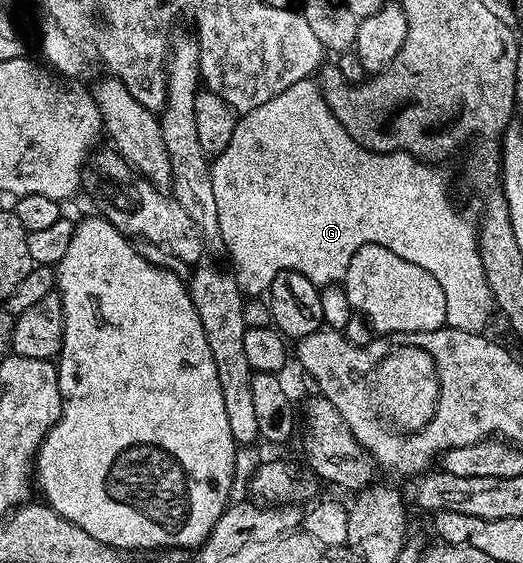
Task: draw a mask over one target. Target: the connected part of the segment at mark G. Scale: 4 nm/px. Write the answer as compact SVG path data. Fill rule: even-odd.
M313 78L296 81L296 85L288 85L288 89L284 89L284 93L272 97L256 109L245 112L235 122L234 132L226 148L218 155L213 156L210 164L212 194L216 197L216 217L218 218L218 228L222 234L220 243L221 246L224 245L230 250L230 259L234 262L232 271L238 280L238 288L242 290L243 296L258 295L261 291L263 294L281 271L300 273L304 277L308 277L308 281L315 283L319 289L327 285L337 284L344 279L345 269L352 260L352 255L365 243L375 242L376 245L387 246L388 249L396 253L397 257L420 265L421 268L428 270L433 277L436 277L436 280L440 281L447 305L447 327L479 333L485 332L487 330L486 322L489 321L490 314L495 314L496 308L494 298L489 293L484 293L482 266L478 252L478 228L464 212L457 211L454 208L454 199L450 196L450 183L446 180L445 173L438 167L441 166L430 161L417 159L415 155L409 155L403 151L365 151L346 132L344 125L340 125L340 121L336 121L332 109L328 109L328 105L324 101L322 90L319 89Z

